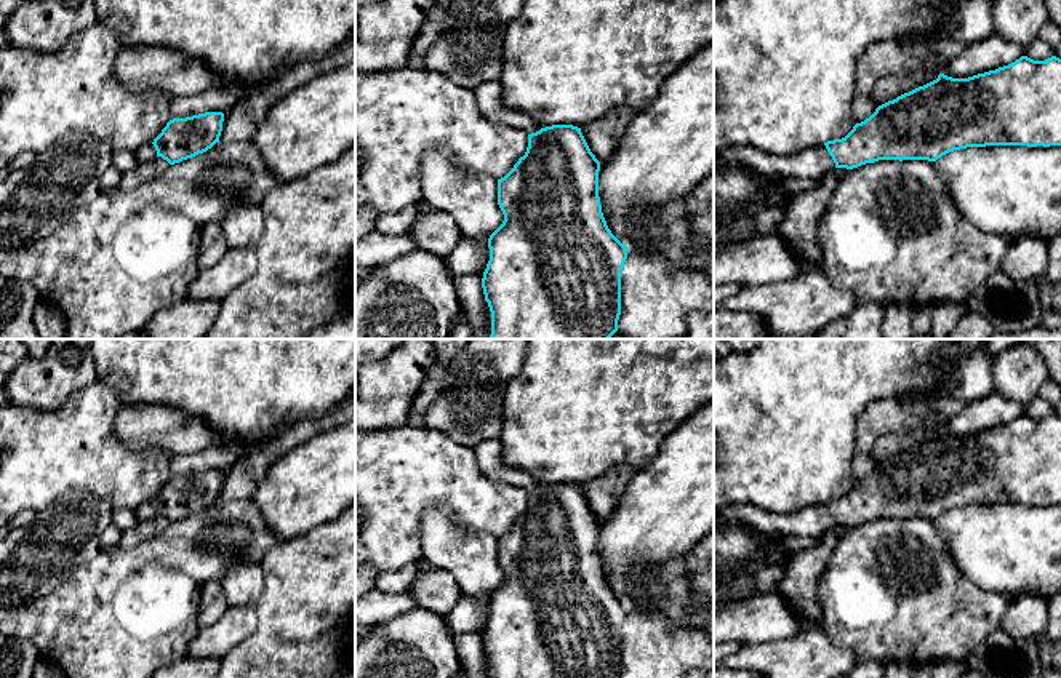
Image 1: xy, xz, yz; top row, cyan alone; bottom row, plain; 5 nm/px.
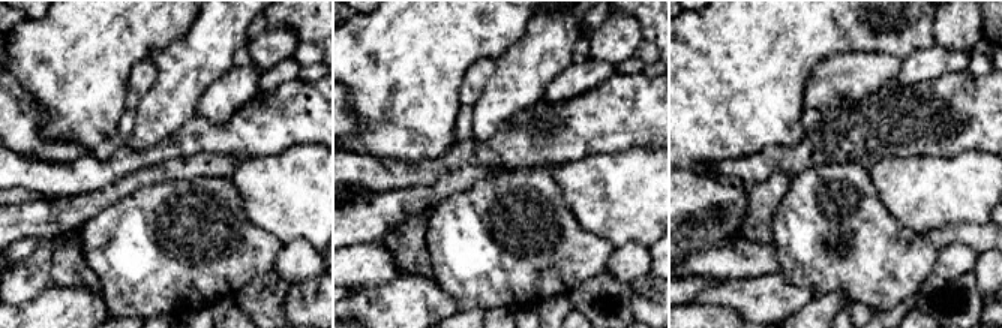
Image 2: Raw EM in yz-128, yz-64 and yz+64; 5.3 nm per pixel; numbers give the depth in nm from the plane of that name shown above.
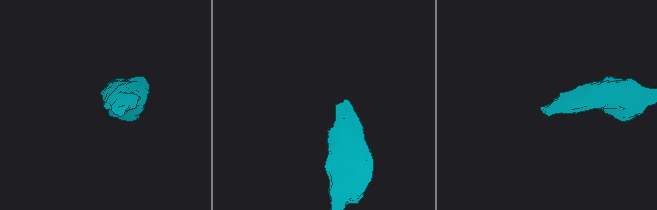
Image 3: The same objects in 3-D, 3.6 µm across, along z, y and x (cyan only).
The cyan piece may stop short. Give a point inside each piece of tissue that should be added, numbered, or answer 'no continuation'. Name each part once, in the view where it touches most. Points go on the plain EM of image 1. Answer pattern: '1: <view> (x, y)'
1: yz (810, 522)

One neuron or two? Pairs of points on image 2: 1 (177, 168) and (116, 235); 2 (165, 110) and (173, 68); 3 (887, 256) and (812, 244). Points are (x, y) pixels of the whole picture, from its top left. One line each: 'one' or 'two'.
1: two
2: one
3: one

